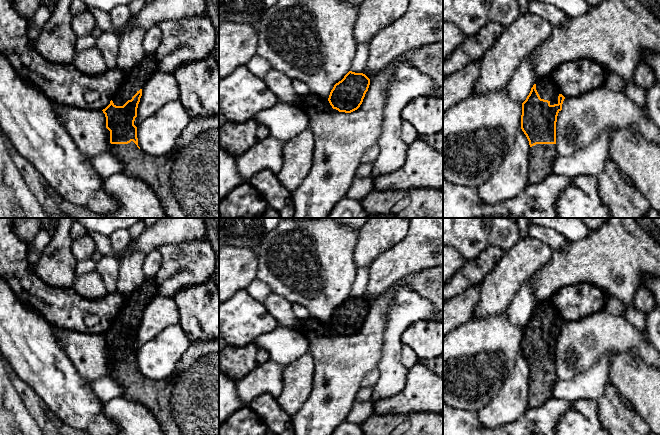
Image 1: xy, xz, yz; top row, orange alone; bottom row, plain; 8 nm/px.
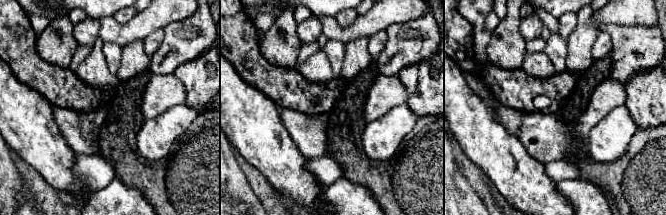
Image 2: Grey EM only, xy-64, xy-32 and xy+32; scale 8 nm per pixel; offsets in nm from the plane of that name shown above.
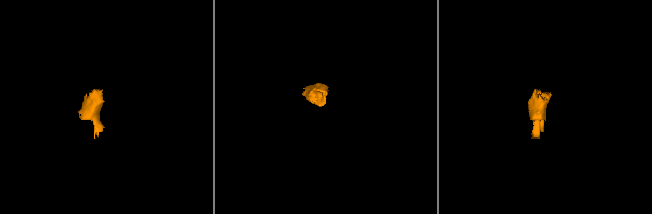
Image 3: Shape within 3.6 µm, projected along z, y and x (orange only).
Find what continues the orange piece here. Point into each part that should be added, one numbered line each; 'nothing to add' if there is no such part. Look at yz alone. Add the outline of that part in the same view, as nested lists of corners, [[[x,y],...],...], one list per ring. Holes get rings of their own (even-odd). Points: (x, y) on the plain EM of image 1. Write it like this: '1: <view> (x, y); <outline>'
1: yz (547, 314); [[[551,298],[537,302],[535,308],[541,323],[548,324],[550,329],[558,328],[558,320],[561,317],[554,308]]]
2: yz (542, 380); [[[536,368],[530,371],[529,407],[541,406],[552,398],[556,381],[556,368]]]

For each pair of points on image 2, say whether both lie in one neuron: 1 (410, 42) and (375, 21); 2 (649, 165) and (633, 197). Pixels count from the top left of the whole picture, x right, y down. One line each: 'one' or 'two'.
1: two
2: one

